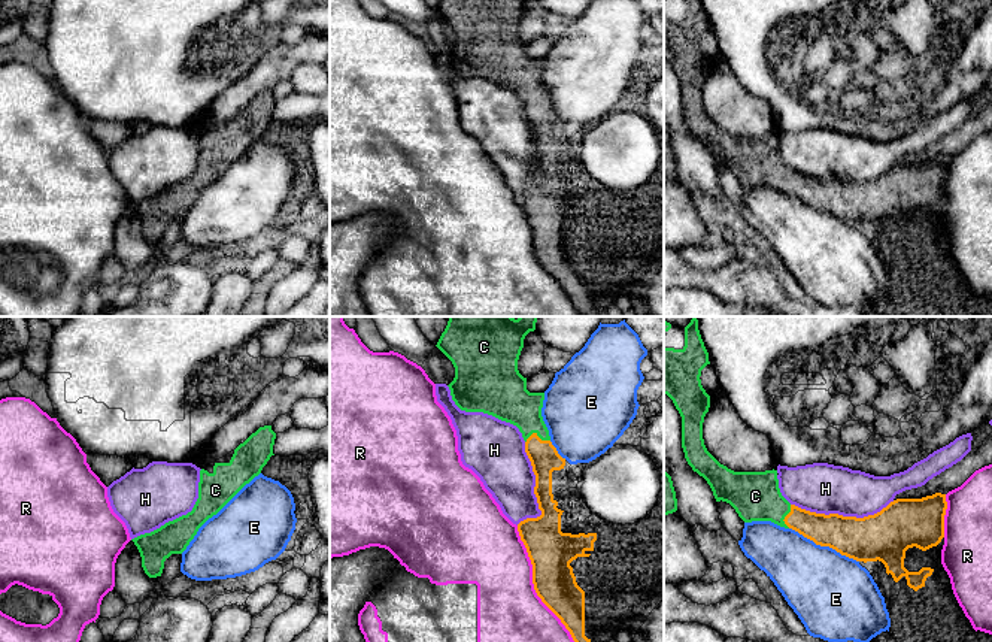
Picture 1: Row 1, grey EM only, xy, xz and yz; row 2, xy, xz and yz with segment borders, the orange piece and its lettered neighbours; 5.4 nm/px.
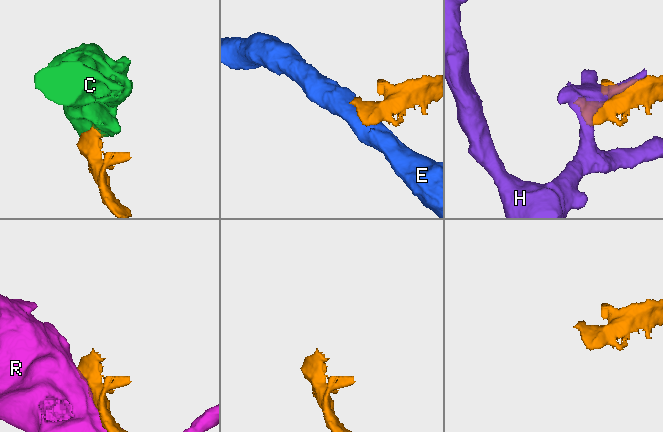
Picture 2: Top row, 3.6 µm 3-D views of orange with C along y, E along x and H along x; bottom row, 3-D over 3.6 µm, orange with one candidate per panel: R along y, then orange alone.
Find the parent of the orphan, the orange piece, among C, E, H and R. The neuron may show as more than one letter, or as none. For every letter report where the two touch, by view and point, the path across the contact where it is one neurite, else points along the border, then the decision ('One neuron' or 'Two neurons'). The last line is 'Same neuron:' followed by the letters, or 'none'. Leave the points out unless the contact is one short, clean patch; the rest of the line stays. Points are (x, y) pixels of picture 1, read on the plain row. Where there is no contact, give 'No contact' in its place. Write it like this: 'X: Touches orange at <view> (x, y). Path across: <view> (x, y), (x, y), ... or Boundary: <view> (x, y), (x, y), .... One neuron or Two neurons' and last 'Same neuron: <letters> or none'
C: Touches orange at xz (536, 100). One neuron
E: Touches orange at yz (824, 211). Two neurons
H: Touches orange at yz (842, 181). Two neurons
R: Touches orange at xz (534, 254). Two neurons
Same neuron: C

